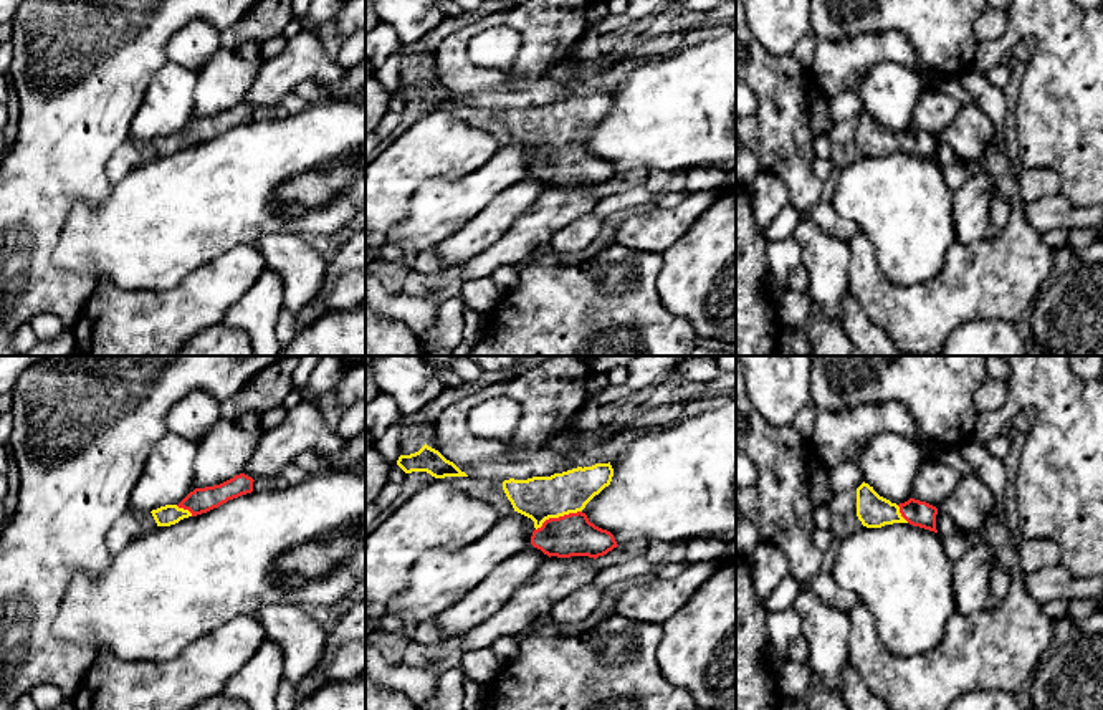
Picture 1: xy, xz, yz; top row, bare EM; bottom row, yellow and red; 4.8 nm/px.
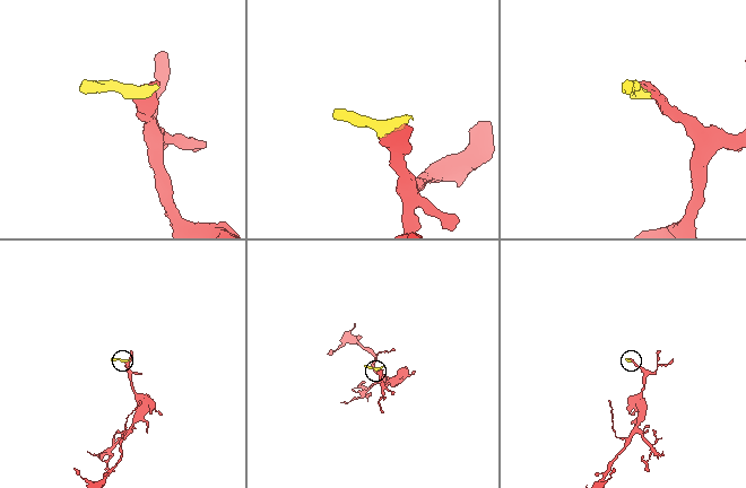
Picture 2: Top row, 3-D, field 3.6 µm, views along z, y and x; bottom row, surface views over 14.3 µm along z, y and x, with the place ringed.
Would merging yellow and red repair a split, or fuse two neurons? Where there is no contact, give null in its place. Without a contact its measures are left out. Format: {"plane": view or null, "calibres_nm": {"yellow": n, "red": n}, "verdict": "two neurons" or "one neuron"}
{"plane": "xz", "calibres_nm": {"yellow": 220, "red": 200}, "verdict": "one neuron"}

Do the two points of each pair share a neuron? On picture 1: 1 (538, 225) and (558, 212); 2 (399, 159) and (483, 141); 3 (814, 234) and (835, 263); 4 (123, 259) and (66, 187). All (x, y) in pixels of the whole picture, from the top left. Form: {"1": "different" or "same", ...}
{"1": "same", "2": "same", "3": "same", "4": "different"}

